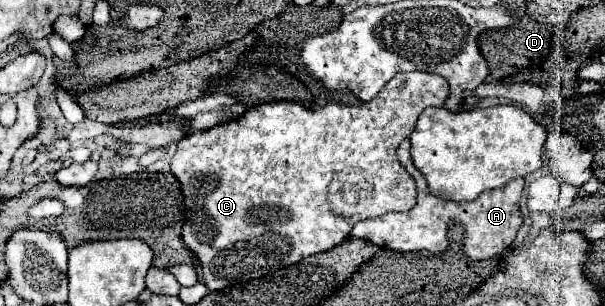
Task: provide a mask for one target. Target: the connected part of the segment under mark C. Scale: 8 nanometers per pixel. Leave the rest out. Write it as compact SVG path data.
M399 72L385 84L385 88L379 92L379 96L373 98L373 102L361 104L361 106L345 106L341 102L329 102L321 110L307 110L295 102L271 102L261 104L255 110L249 110L243 118L219 124L205 132L195 132L187 138L183 138L177 144L177 152L171 158L171 172L181 182L181 190L185 192L185 226L183 226L183 240L193 250L193 254L201 260L203 270L203 282L209 286L209 290L221 290L229 284L239 284L247 280L255 280L261 276L267 276L279 268L285 268L289 264L299 262L301 258L313 256L317 252L325 252L341 244L349 238L351 226L359 222L361 218L375 218L389 210L407 212L415 204L415 180L409 176L409 172L399 164L397 160L397 146L409 138L409 134L415 128L415 122L419 114L429 106L445 106L445 100L449 98L449 84L443 76L437 74L425 74L425 72Z

